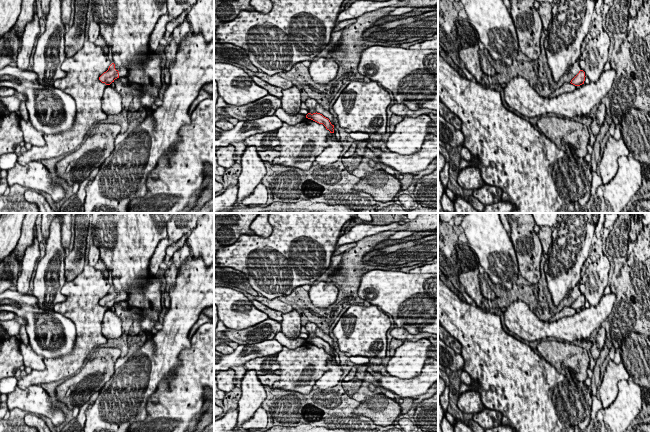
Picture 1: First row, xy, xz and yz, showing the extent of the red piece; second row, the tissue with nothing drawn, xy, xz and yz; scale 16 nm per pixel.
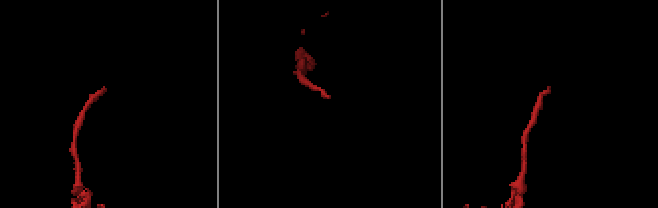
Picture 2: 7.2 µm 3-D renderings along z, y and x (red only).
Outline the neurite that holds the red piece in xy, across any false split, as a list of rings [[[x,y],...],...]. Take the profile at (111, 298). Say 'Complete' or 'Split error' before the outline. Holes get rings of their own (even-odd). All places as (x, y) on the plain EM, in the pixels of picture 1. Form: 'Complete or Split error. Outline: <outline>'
Split error. Outline: [[[112,287],[108,294],[99,301],[99,304],[106,309],[110,309],[115,303],[127,298],[127,296],[128,294],[123,289]]]

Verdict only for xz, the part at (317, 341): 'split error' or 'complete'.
complete

